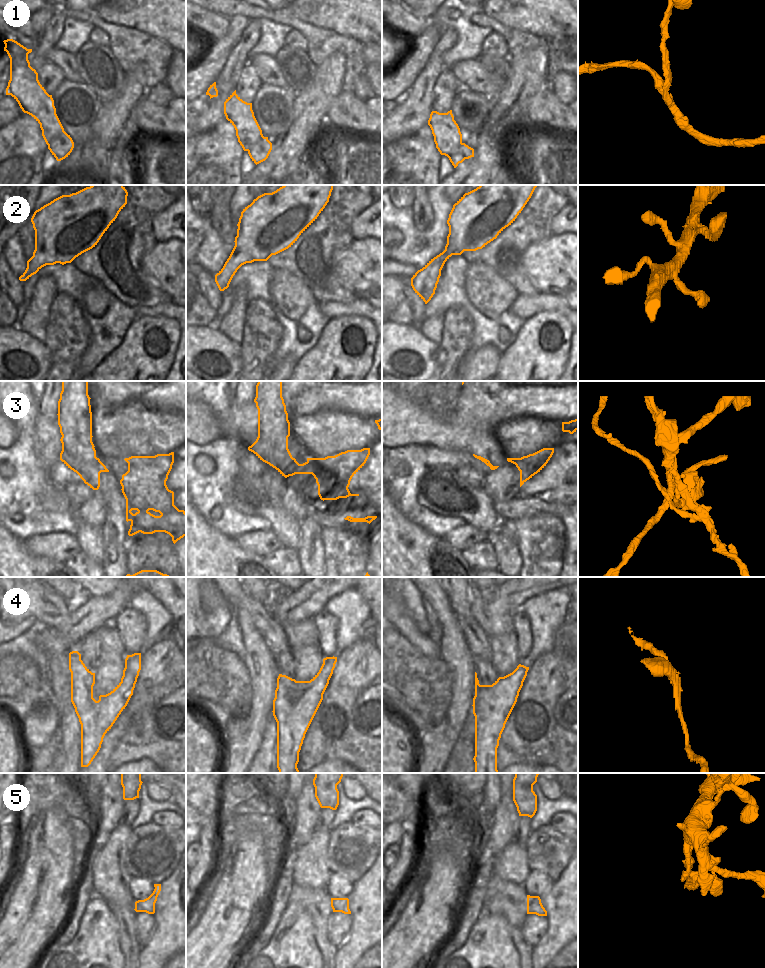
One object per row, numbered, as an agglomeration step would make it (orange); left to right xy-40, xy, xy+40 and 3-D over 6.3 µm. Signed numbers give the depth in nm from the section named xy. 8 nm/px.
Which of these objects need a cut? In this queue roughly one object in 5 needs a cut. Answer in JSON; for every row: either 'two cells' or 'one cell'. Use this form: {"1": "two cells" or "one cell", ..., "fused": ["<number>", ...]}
{"1": "two cells", "2": "one cell", "3": "two cells", "4": "one cell", "5": "one cell", "fused": ["1", "3"]}

